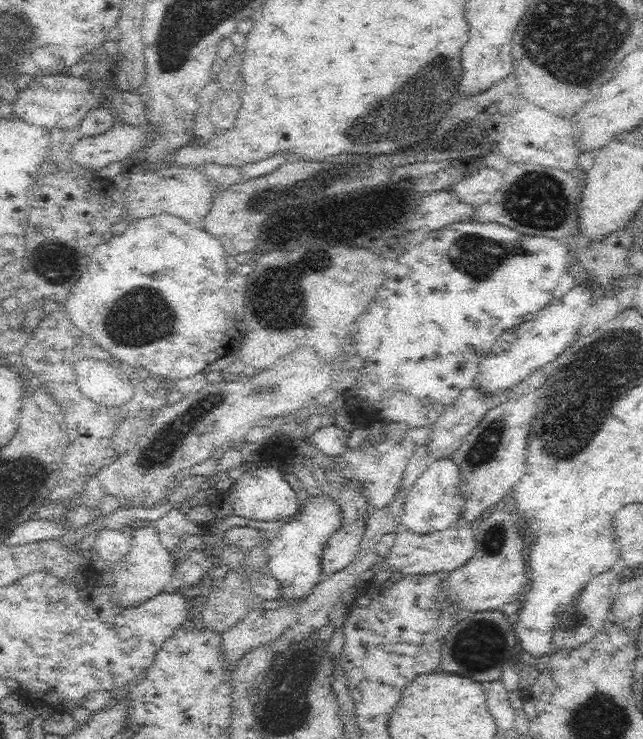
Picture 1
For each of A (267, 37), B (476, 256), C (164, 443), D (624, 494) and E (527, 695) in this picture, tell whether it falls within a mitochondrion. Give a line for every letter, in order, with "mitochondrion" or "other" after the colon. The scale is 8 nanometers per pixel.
A: other
B: mitochondrion
C: mitochondrion
D: other
E: other

